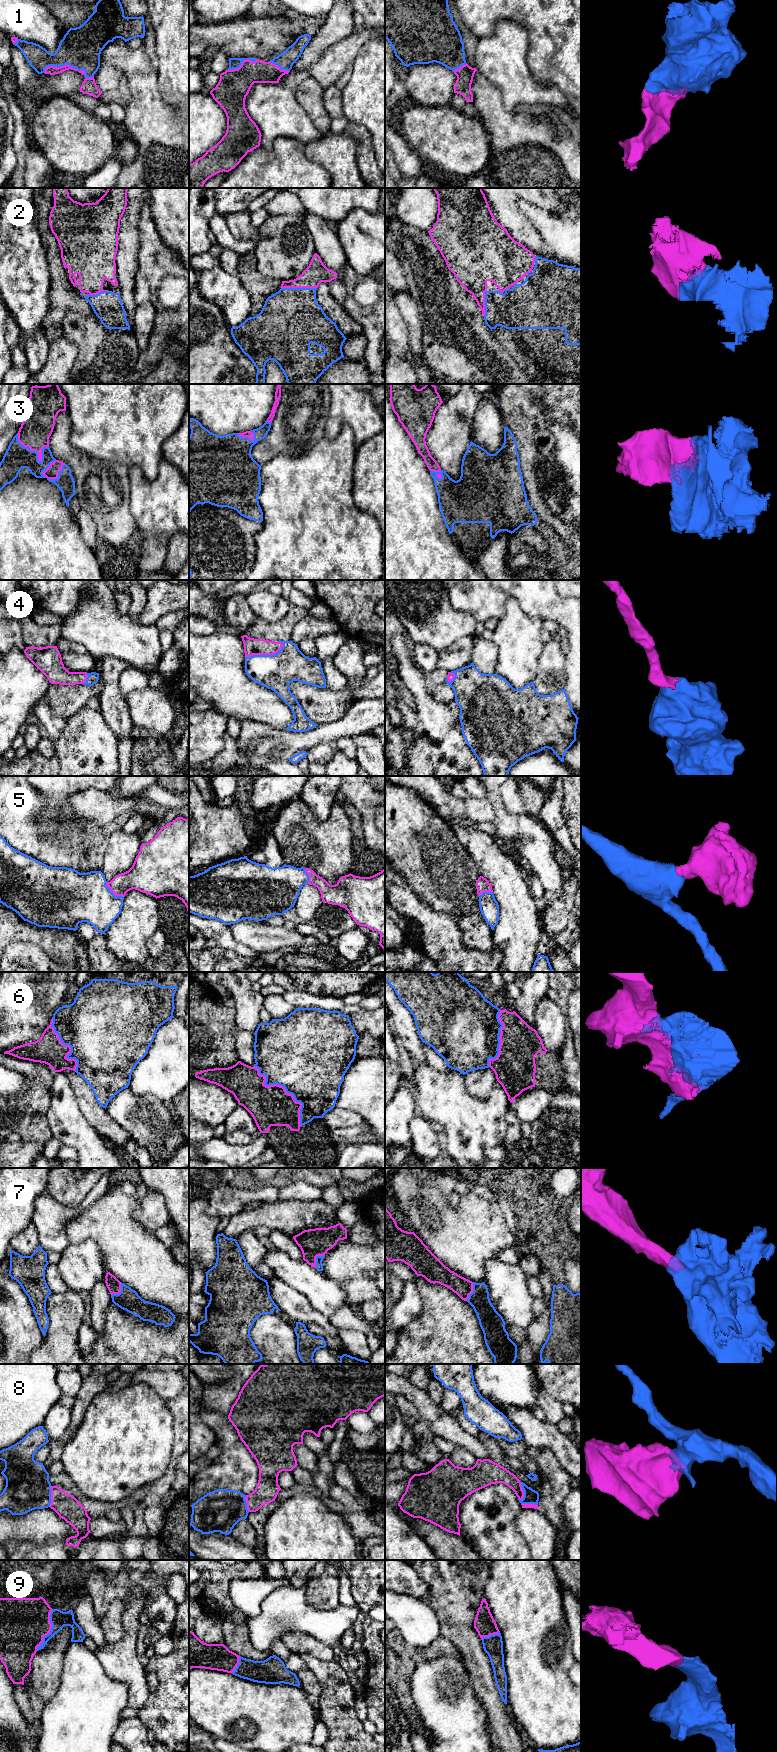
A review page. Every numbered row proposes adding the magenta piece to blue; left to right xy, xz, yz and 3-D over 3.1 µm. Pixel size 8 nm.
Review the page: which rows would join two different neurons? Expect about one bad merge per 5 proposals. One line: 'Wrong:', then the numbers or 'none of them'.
Wrong: 6, 8

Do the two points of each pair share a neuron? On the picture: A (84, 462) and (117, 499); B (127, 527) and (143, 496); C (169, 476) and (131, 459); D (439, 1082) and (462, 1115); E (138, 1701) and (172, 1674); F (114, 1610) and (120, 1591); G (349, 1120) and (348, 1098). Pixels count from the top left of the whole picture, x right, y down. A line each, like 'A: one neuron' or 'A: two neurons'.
A: one neuron
B: two neurons
C: two neurons
D: one neuron
E: two neurons
F: two neurons
G: two neurons

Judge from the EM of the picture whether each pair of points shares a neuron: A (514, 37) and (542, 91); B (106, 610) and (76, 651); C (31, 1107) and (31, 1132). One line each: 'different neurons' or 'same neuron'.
A: same neuron
B: different neurons
C: same neuron

